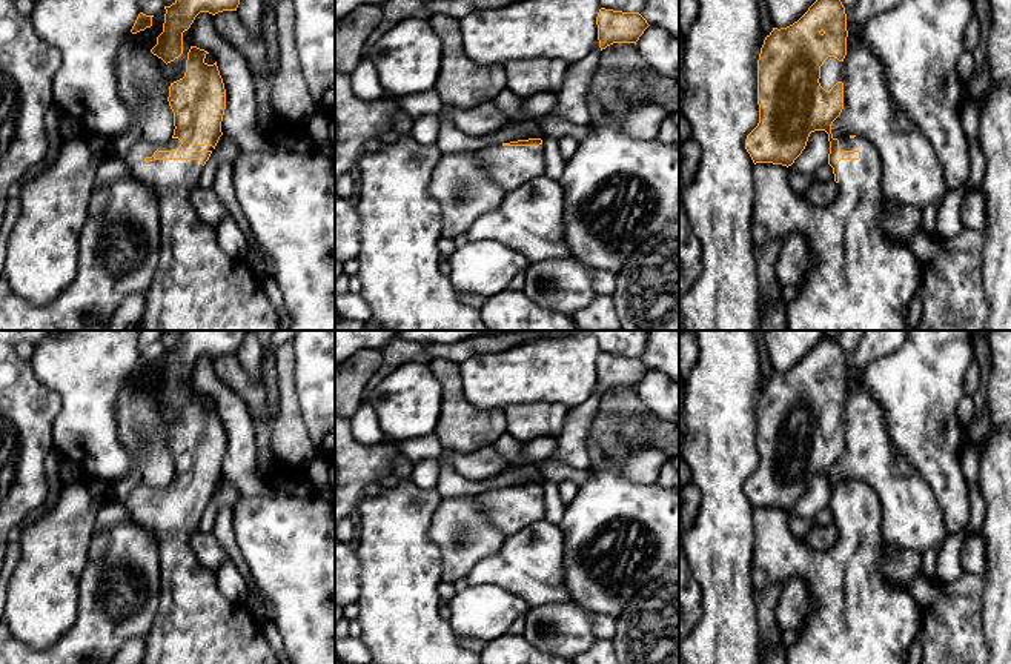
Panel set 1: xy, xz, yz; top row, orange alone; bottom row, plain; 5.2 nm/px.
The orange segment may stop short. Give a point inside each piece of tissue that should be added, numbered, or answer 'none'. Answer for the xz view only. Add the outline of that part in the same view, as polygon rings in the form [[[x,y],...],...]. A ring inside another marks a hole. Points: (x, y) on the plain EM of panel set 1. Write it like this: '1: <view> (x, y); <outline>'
1: xz (509, 511); [[[490,489],[478,495],[476,503],[487,513],[489,521],[504,536],[516,533],[535,521],[544,520],[545,501],[539,490]]]

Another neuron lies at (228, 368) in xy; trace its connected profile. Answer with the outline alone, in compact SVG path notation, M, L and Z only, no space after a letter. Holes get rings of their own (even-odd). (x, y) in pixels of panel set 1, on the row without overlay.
M223 355L215 358L214 369L220 381L246 401L254 423L264 423L267 418L267 401L263 380L254 381L243 369L237 355Z

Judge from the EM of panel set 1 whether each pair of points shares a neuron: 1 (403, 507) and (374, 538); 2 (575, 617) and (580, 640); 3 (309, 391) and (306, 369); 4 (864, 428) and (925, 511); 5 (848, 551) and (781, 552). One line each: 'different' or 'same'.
1: same
2: same
3: same
4: same
5: same

